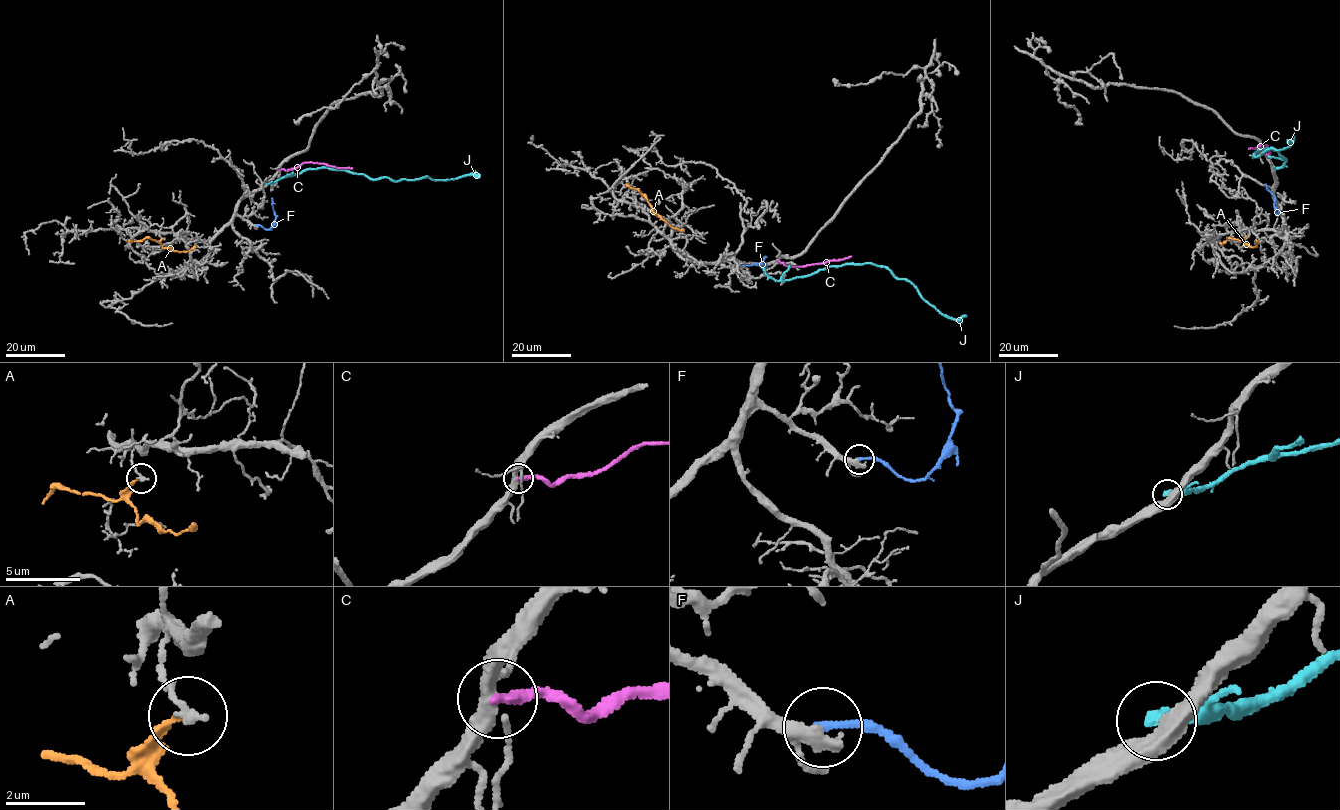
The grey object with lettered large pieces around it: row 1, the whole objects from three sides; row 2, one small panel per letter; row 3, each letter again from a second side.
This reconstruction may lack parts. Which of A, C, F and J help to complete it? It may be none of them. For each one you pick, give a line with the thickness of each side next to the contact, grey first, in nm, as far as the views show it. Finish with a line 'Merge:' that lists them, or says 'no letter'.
Merge: no letter

